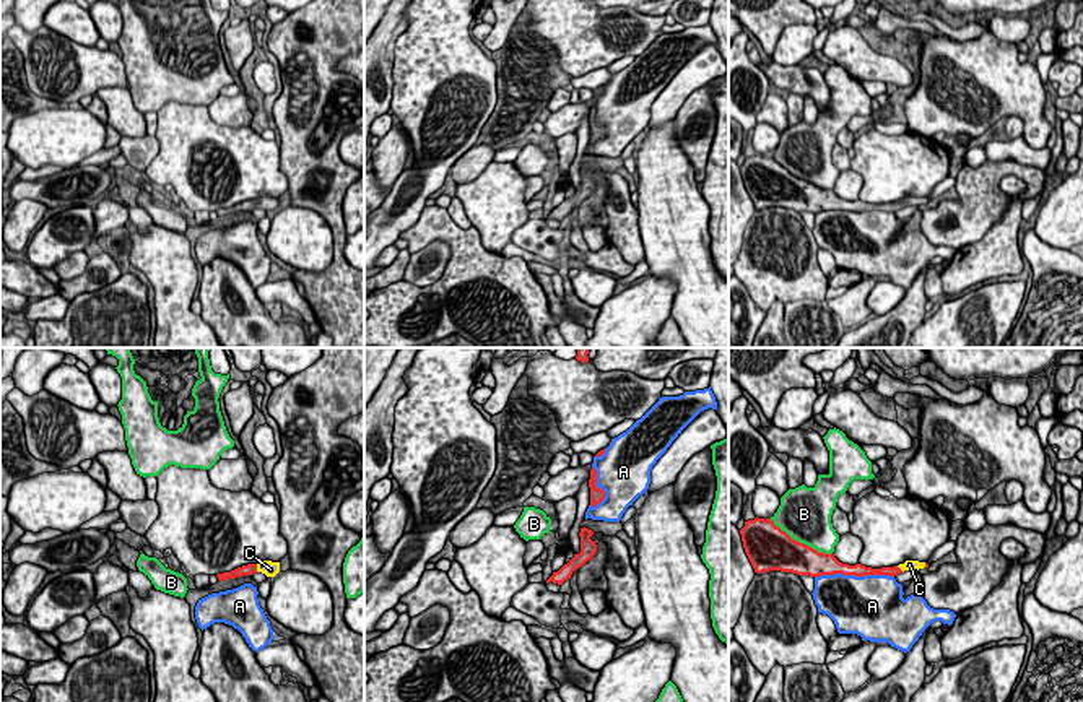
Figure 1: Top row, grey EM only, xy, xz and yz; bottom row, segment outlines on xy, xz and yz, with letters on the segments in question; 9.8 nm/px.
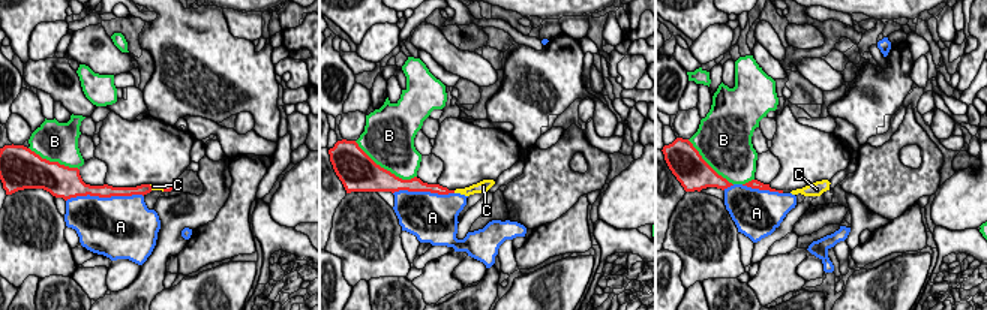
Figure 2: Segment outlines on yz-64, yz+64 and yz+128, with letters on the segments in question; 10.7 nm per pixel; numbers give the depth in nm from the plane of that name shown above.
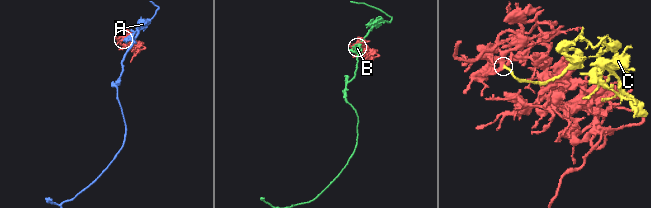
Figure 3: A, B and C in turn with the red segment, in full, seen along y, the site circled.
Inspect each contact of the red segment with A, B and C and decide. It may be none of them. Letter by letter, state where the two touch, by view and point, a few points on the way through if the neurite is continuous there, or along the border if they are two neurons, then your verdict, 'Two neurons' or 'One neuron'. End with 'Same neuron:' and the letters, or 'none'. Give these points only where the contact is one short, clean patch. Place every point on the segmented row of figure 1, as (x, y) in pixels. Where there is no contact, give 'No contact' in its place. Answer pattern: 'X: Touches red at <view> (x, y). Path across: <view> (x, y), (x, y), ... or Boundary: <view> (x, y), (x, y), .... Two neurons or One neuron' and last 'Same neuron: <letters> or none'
A: Touches red at yz (854, 574). Two neurons
B: Touches red at yz (800, 543). Two neurons
C: Touches red at xy (256, 567). One neuron
Same neuron: C

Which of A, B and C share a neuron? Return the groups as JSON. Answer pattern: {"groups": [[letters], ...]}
{"groups": [["A"], ["B"], ["C"]]}

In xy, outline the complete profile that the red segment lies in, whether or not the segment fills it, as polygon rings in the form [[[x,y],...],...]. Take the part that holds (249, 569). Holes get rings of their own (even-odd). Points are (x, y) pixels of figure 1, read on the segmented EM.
[[[262,561],[259,564],[247,564],[247,566],[234,569],[231,572],[218,574],[216,577],[218,577],[220,582],[223,582],[223,580],[228,580],[228,578],[252,575],[255,572],[262,572],[267,577],[275,577],[280,572],[280,562]]]

